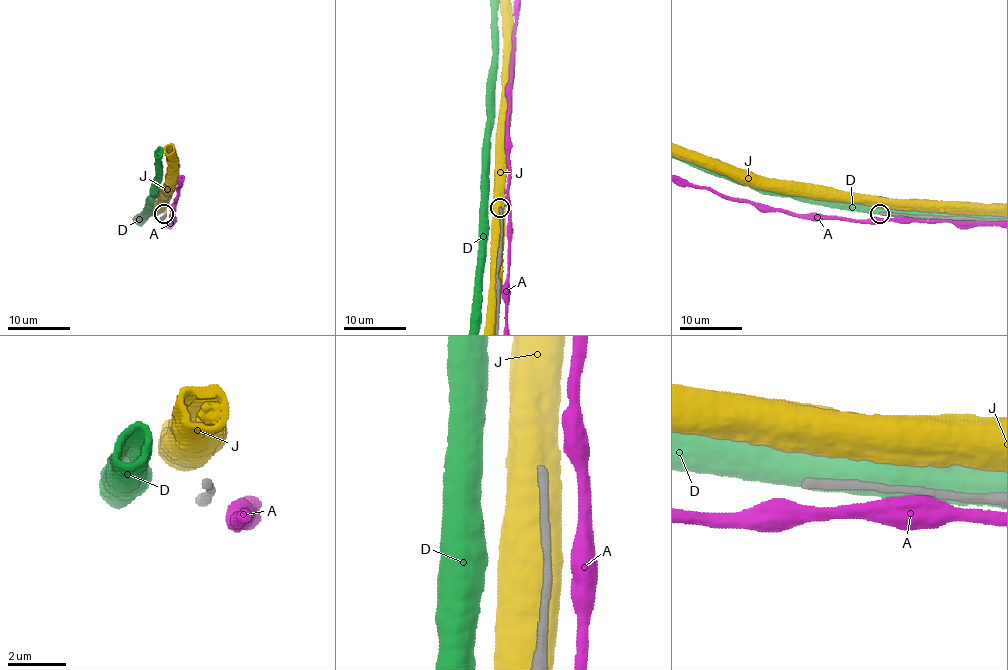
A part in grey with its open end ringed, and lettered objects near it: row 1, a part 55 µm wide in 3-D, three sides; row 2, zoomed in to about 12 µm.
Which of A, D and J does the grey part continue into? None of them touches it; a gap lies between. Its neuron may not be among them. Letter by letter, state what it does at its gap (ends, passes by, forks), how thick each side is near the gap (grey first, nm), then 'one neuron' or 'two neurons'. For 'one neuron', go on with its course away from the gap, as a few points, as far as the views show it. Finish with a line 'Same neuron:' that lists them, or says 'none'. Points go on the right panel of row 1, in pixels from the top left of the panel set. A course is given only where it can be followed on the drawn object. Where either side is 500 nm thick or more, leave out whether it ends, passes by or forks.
A: calibres 280 and 500 nm; two neurons
D: calibres 280 and 700 nm; two neurons
J: calibres 280 and 750 nm; two neurons
Same neuron: none

